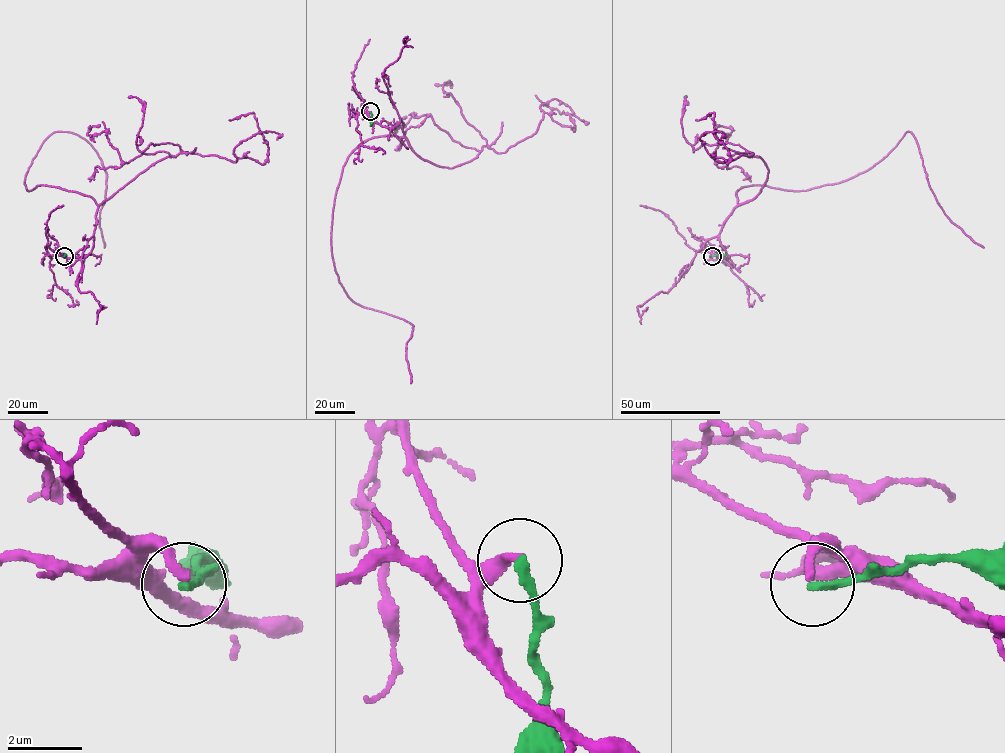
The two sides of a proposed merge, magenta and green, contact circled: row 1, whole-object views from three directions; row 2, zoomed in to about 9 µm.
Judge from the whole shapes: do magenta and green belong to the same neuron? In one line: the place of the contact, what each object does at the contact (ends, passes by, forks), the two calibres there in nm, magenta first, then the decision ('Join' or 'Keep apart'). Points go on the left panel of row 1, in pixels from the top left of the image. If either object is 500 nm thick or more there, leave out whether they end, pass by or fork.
Place: (64, 256). At the ring magenta ends. At the ring green ends. Thickness 240 nm (magenta) against 240 nm. Keep apart

